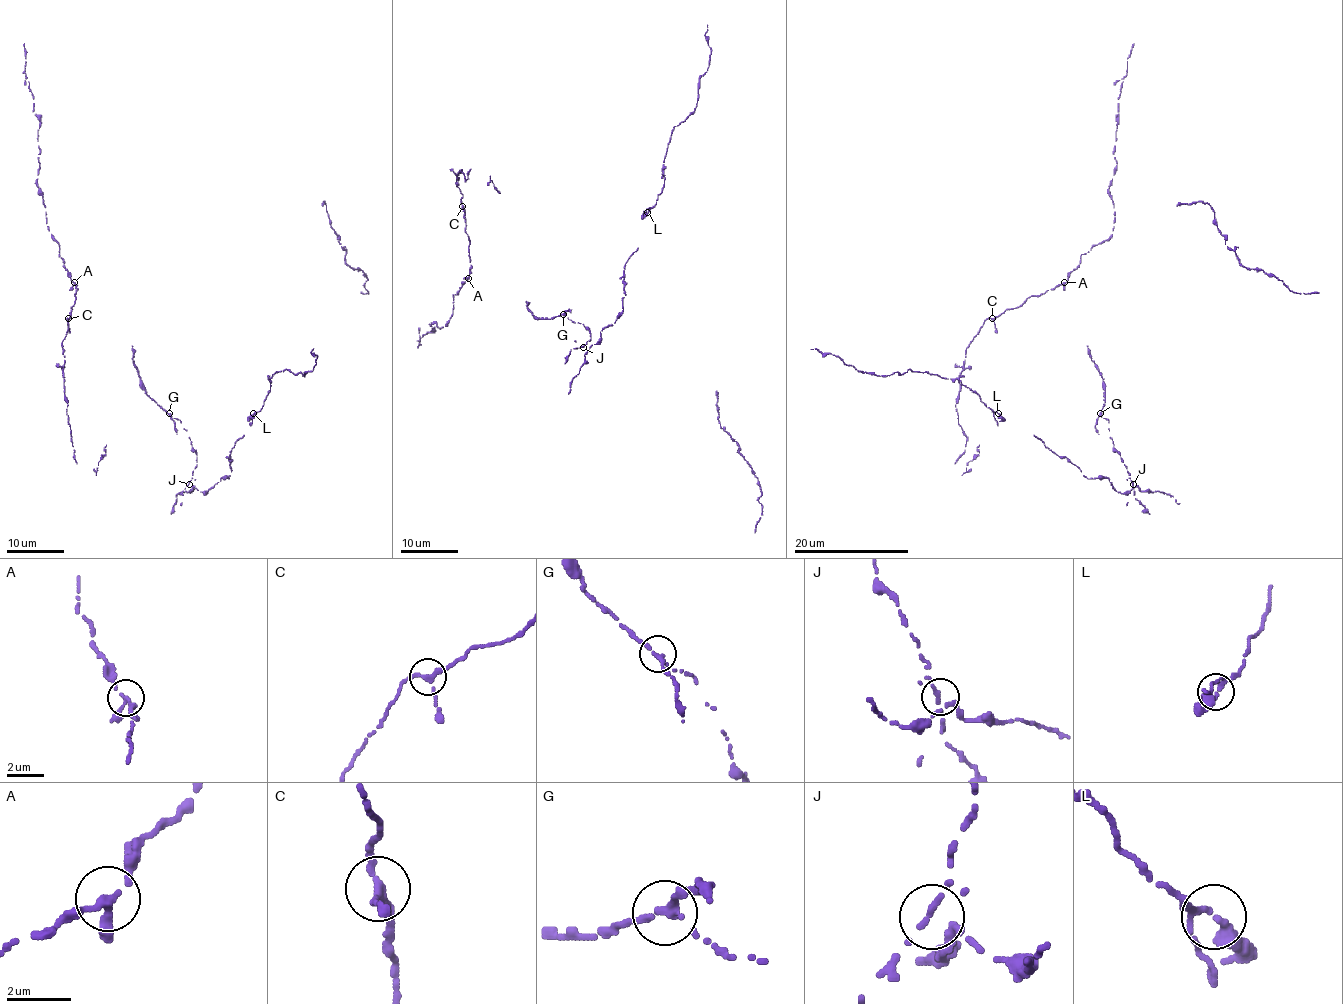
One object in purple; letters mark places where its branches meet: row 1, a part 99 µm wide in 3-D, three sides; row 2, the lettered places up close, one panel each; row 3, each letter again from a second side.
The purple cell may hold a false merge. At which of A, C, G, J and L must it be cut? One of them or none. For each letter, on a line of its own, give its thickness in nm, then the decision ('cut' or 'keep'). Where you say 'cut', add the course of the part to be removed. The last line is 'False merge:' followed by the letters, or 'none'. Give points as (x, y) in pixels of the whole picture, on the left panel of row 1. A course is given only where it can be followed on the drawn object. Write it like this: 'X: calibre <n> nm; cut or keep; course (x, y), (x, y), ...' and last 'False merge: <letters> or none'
A: calibre 200 nm; keep
C: calibre 200 nm; keep
G: calibre 200 nm; cut; course (169, 413), (146, 393), (133, 359), (133, 346)
J: calibre 150 nm; keep
L: calibre 240 nm; keep
False merge: G

